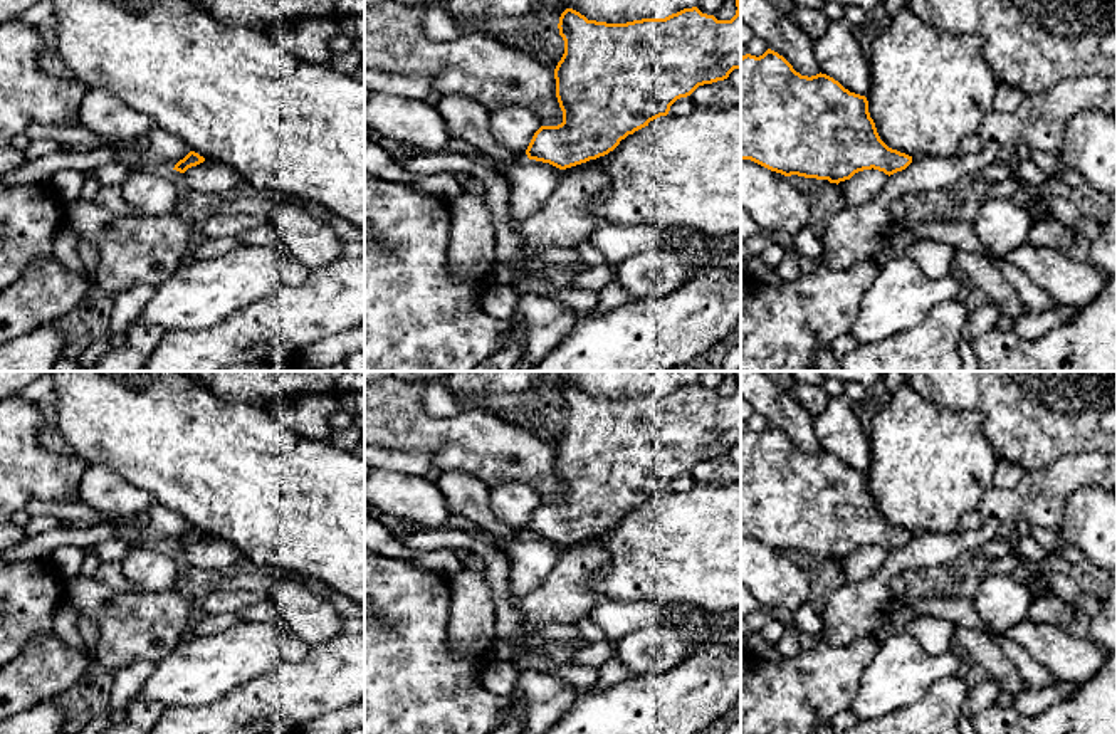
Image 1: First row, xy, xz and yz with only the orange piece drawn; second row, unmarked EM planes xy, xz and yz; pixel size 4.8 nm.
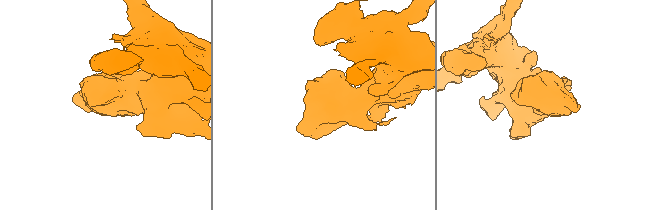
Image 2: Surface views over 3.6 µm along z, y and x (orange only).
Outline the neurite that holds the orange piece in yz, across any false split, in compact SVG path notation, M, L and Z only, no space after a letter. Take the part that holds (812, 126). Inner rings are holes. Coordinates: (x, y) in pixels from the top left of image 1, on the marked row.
M778 52L741 57L741 160L751 160L784 176L840 183L863 170L894 175L912 156L889 148L878 136L865 96L850 92L826 74L801 76Z

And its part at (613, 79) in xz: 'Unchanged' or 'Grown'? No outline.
Unchanged

